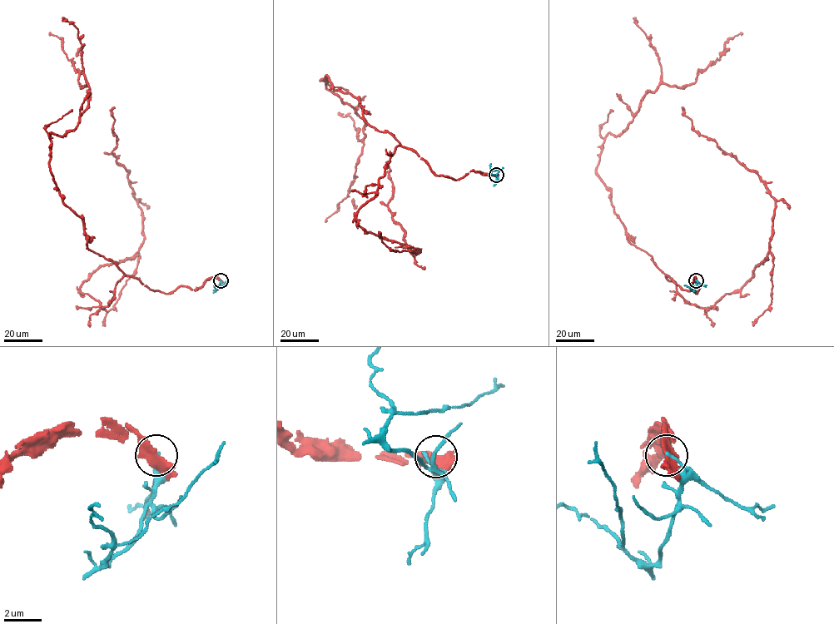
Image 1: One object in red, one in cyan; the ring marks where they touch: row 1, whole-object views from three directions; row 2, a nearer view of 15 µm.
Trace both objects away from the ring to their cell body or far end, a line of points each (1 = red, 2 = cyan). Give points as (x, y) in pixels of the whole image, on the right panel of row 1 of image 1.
1: (696, 279), (697, 293), (683, 289), (627, 239), (597, 165), (645, 96), (692, 84), (742, 33)
2: (696, 279), (697, 285), (692, 291), (688, 279)

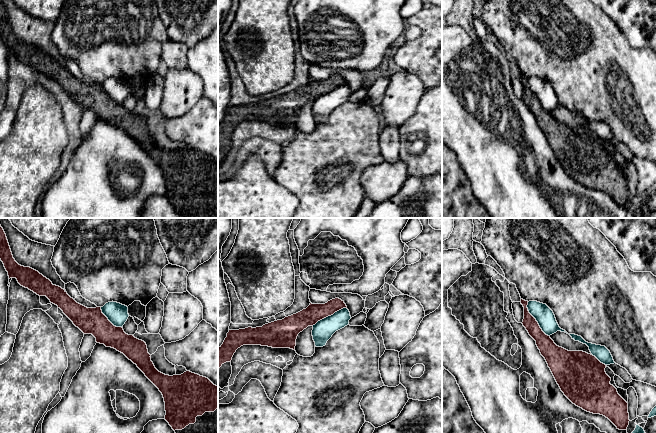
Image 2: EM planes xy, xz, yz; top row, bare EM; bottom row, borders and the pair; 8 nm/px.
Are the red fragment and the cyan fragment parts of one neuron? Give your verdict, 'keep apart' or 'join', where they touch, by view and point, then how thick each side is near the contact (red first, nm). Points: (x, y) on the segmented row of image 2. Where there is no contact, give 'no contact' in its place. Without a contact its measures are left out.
keep apart; meets red in yz at (535, 320); 140 nm thick on the red side, 150 nm on the other

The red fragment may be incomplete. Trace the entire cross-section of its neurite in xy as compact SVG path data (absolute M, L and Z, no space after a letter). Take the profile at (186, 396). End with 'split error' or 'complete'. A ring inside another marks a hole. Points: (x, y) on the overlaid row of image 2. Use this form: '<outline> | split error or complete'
M0 225L0 259L8 272L9 279L16 278L18 283L39 296L46 296L51 303L60 308L63 313L84 334L92 334L96 342L104 344L123 353L145 374L145 376L159 389L165 402L165 420L175 433L218 433L218 386L208 378L186 371L181 375L165 375L159 372L148 353L144 341L128 335L122 327L114 326L102 313L101 307L87 308L77 303L67 292L40 274L38 271L19 265L13 258L6 234Z | split error

